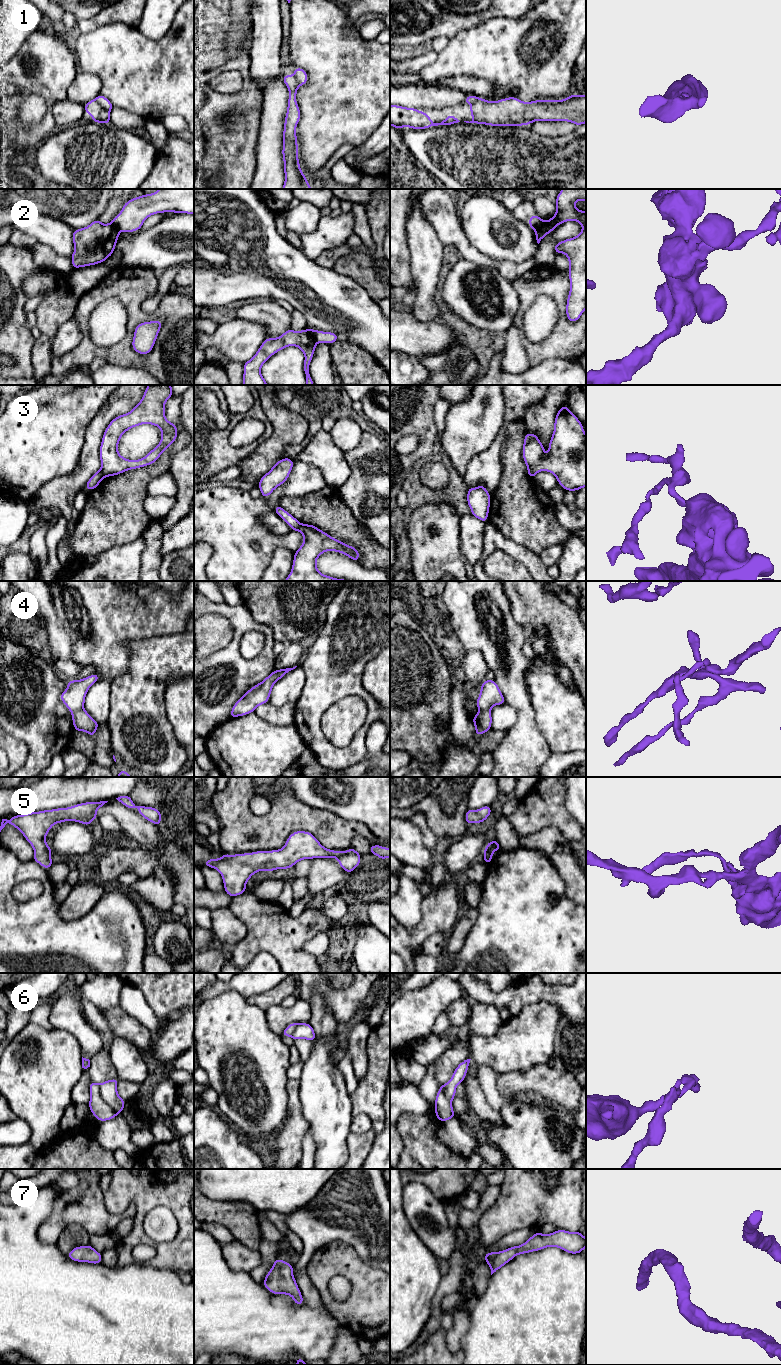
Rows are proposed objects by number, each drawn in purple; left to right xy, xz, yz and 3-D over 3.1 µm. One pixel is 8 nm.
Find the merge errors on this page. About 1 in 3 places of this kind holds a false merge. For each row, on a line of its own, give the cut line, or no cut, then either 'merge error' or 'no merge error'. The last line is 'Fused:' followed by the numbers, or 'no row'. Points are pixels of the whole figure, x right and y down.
1: no cut | no merge error
2: xz (307, 329), (317, 342) | merge error
3: xy (100, 470), (104, 476) | merge error
4: xy (83, 709), (72, 713) | merge error
5: no cut | no merge error
6: xy (98, 1084), (100, 1096), (117, 1113) | merge error
7: no cut | no merge error
Fused: 2, 3, 4, 6

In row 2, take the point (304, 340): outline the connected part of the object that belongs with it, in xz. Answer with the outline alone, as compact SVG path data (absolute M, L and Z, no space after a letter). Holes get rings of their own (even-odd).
M289 329L277 338L266 338L255 355L243 364L243 385L268 385L261 375L262 365L275 353L289 346L296 346L304 353L306 385L314 385L314 381L309 374L309 366L316 344L314 335L308 329L301 331Z

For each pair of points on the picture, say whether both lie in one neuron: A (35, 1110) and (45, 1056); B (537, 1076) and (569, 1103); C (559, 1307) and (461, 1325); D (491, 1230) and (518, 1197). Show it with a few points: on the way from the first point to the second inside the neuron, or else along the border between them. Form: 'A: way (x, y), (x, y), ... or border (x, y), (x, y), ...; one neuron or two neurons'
A: way (37, 1097), (38, 1069); one neuron
B: way (545, 1082), (549, 1083), (561, 1095); one neuron
C: border (470, 1314), (470, 1327), (463, 1337), (460, 1346); two neurons
D: way (498, 1222), (515, 1205); one neuron

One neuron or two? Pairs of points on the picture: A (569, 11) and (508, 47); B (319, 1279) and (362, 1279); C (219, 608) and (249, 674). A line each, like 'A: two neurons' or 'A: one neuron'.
A: one neuron
B: one neuron
C: one neuron

